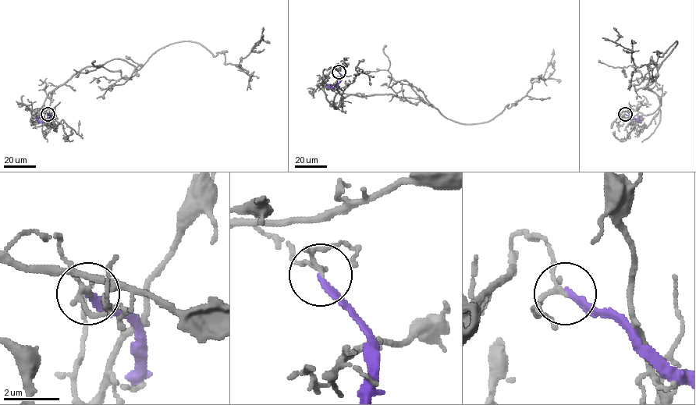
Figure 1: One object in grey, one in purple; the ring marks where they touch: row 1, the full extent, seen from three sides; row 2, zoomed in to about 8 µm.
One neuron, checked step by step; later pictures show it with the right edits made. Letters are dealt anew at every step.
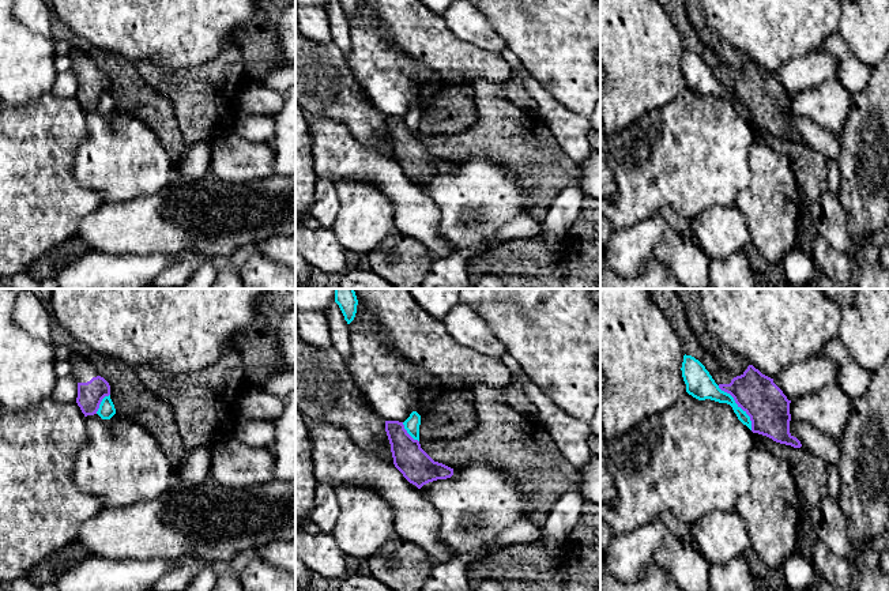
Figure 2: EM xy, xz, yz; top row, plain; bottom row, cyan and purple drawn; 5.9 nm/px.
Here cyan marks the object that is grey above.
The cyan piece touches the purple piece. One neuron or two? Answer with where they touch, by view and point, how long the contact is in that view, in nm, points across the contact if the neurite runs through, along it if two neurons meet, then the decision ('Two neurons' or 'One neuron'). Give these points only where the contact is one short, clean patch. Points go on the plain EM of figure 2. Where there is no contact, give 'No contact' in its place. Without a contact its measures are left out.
Touches cyan at yz (737, 101). Shared border 340 nm. Boundary: yz (718, 81), (749, 112), (752, 124). Two neurons

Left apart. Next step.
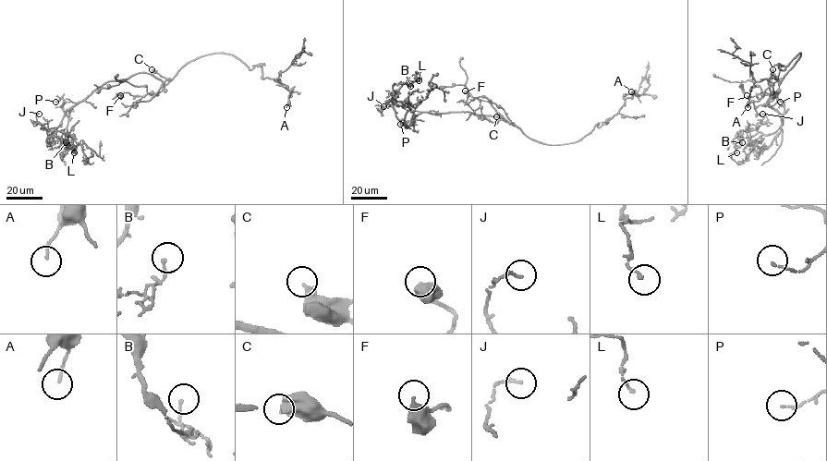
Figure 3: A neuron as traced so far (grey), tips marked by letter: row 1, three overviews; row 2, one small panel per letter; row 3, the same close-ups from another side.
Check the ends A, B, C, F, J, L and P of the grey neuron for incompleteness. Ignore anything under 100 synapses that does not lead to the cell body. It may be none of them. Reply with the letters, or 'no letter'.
no letter

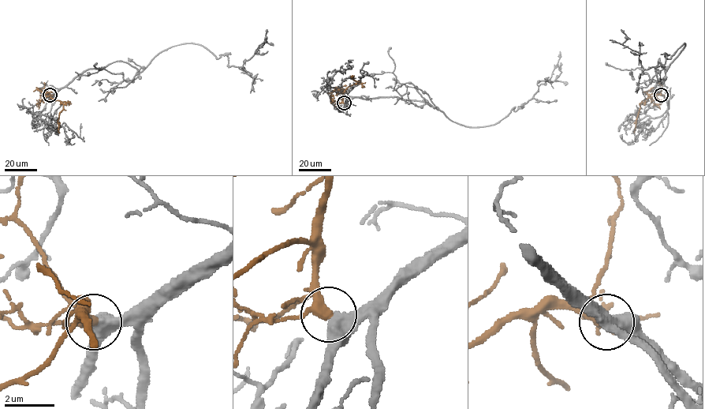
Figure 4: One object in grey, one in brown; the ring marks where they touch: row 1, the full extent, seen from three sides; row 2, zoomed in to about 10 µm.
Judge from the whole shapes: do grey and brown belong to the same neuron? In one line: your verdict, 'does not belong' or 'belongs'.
belongs

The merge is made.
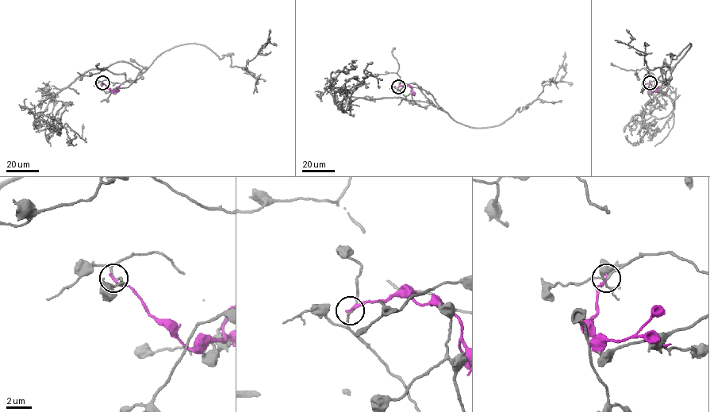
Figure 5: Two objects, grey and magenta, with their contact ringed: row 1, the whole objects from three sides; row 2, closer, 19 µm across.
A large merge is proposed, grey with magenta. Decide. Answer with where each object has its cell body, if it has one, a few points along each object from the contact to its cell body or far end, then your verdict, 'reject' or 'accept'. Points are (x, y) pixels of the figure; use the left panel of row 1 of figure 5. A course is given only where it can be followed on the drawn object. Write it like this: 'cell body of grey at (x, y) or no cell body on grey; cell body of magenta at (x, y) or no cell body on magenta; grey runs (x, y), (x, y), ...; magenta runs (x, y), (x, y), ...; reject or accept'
no cell body on grey; no cell body on magenta; grey runs (102, 82), (137, 78), (160, 55), (189, 44), (247, 70), (270, 29); magenta runs (102, 82), (112, 91), (117, 90), (118, 86); reject

